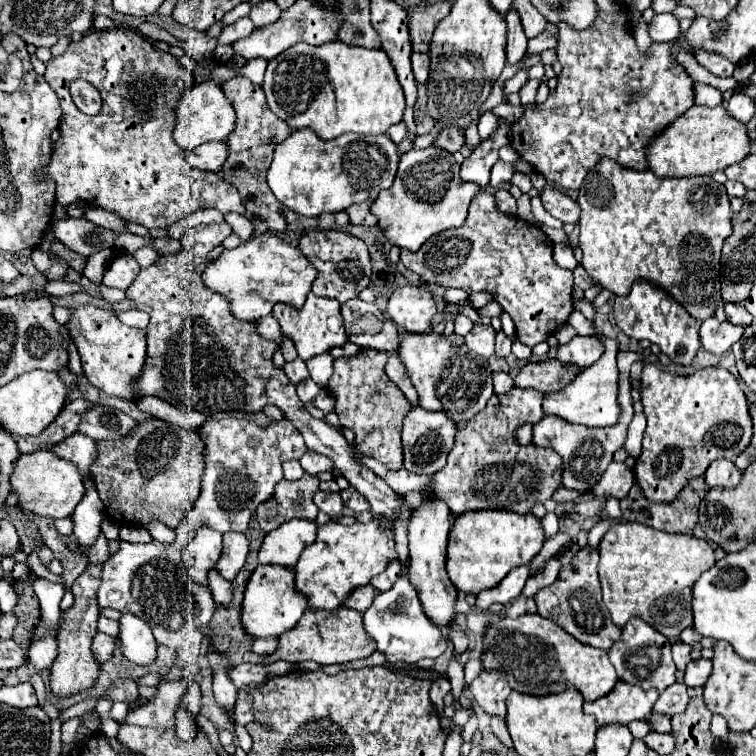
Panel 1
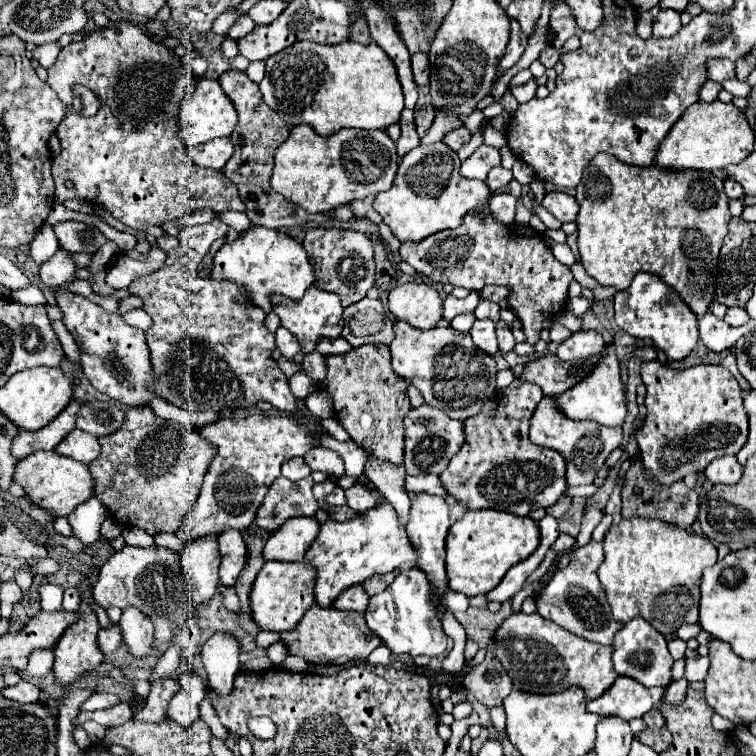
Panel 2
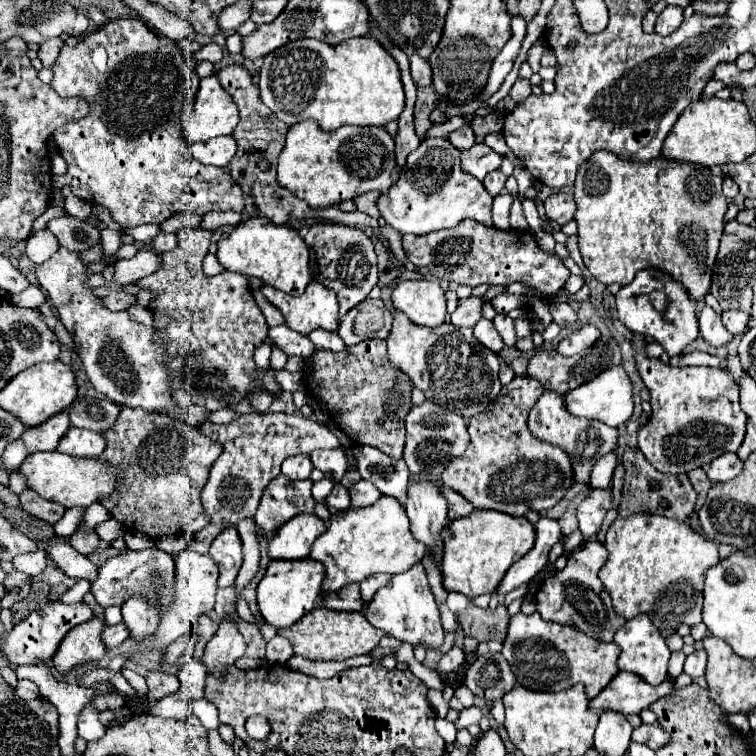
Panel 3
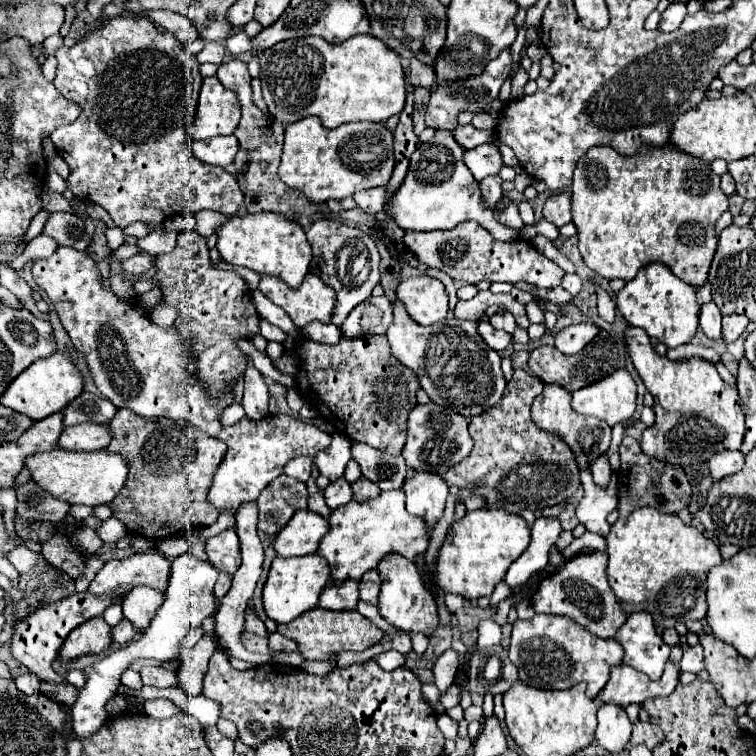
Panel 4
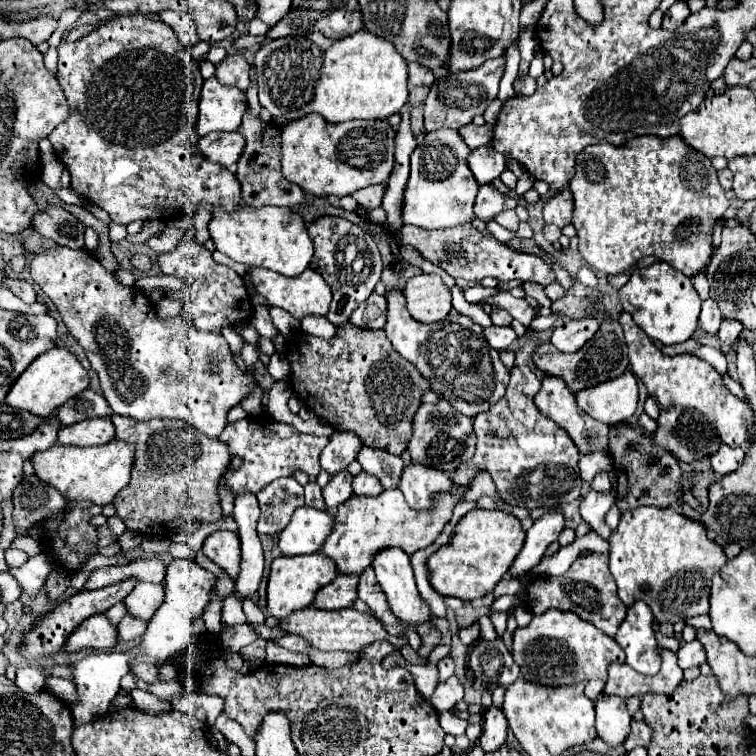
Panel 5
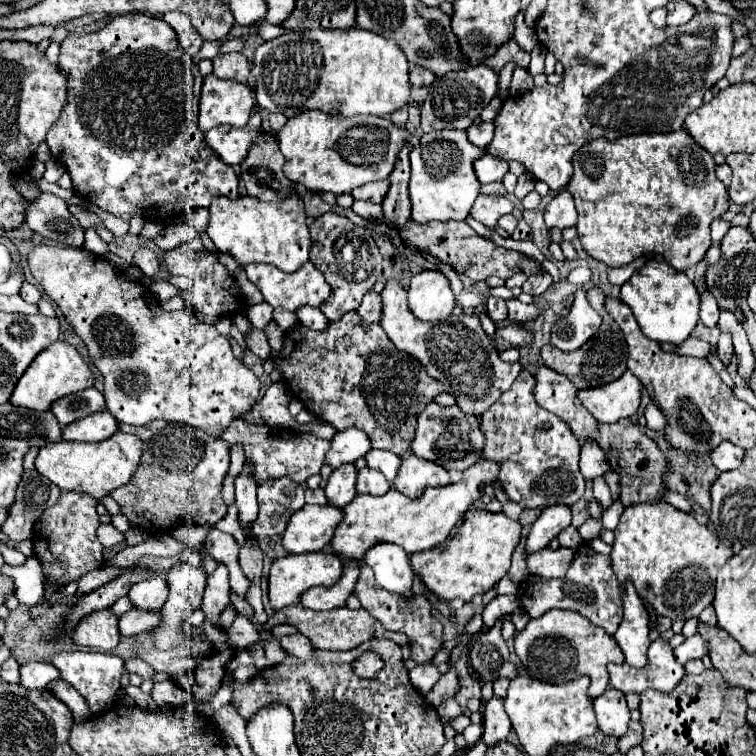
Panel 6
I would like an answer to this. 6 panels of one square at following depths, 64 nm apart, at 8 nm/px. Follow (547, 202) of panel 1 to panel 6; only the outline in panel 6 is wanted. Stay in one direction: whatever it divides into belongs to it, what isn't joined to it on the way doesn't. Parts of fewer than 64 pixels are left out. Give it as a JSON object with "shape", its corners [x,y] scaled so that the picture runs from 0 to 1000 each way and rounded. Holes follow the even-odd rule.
{"shape":[[[743,251],[738,254],[725,275],[720,278],[720,291],[722,291],[722,299],[725,302],[751,302],[751,299],[762,299],[765,294],[765,280],[759,275],[759,265],[754,259],[751,251]]]}

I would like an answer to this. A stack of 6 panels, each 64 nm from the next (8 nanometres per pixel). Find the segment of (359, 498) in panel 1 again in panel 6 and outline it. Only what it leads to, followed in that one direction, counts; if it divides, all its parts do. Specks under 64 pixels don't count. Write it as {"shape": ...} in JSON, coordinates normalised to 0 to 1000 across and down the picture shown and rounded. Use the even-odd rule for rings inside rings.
{"shape":[[[479,619],[474,624],[474,638],[471,638],[471,648],[474,653],[492,653],[492,656],[503,656],[516,646],[511,630],[503,622],[495,619]]]}

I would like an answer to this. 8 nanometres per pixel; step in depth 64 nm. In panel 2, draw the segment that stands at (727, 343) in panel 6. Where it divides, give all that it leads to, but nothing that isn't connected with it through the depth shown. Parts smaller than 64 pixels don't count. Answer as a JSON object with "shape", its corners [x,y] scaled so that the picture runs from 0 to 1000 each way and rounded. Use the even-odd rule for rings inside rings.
{"shape":[[[963,407],[958,426],[963,426],[966,431],[984,431],[992,423],[989,413],[984,407]]]}

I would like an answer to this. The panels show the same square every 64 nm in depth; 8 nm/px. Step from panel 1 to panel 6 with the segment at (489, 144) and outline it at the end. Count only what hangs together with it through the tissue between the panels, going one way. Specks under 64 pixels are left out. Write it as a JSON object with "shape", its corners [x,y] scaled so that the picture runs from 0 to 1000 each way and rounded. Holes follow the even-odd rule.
{"shape":[[[640,204],[635,212],[627,214],[627,228],[630,228],[635,243],[659,241],[672,230],[672,214],[653,209],[648,204]]]}

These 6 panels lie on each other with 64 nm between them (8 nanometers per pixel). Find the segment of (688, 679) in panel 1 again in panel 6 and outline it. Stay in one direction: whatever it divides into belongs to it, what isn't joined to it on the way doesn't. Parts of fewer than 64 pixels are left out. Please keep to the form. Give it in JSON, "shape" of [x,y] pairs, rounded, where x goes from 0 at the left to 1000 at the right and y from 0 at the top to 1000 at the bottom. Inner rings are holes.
{"shape":[[[918,839],[913,844],[907,844],[894,860],[892,860],[892,868],[899,878],[907,878],[910,873],[918,873],[918,870],[929,870],[931,865],[937,865],[937,852],[934,847],[929,847],[929,841]]]}

